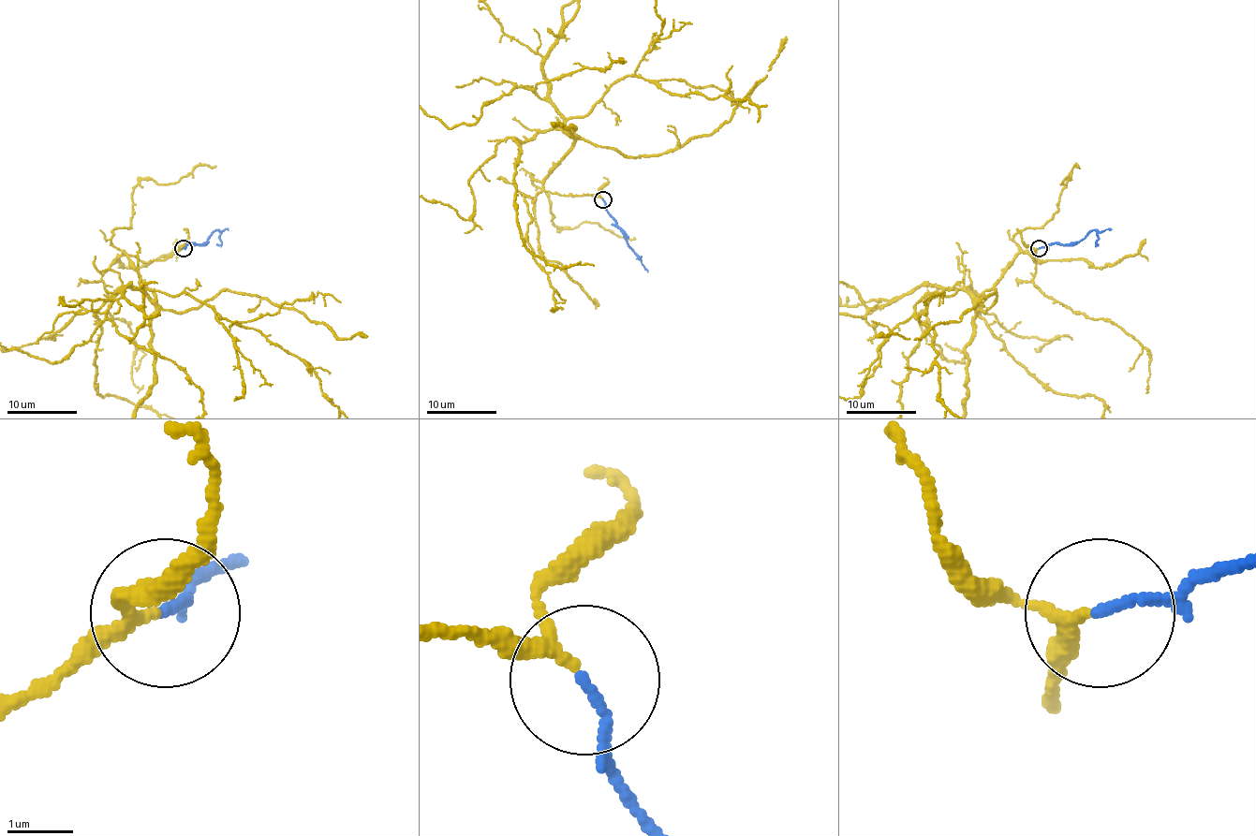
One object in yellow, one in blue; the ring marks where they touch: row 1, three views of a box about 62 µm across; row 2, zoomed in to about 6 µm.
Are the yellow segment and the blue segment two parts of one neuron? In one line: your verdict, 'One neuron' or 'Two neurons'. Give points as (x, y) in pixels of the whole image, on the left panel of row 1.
One neuron

